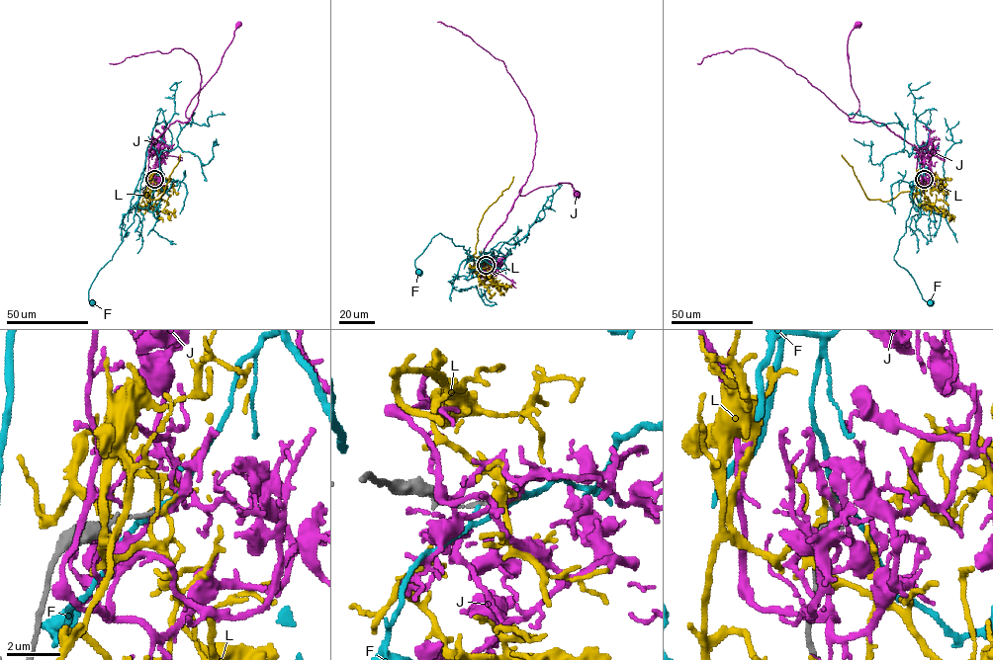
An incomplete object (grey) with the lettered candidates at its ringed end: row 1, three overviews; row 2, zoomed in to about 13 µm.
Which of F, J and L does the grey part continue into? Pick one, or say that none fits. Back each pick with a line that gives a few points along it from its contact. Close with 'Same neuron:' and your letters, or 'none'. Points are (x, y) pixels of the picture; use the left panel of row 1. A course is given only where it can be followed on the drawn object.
Same neuron: none

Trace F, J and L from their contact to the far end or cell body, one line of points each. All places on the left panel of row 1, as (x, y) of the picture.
F: (153, 179), (161, 153), (158, 157), (151, 146), (134, 222), (94, 279), (88, 290), (92, 301)
J: (153, 180), (146, 185), (150, 145), (170, 123), (189, 121), (187, 106), (216, 72), (239, 25)
L: (152, 180), (142, 195), (146, 193), (147, 202), (157, 199), (163, 193), (180, 154)

